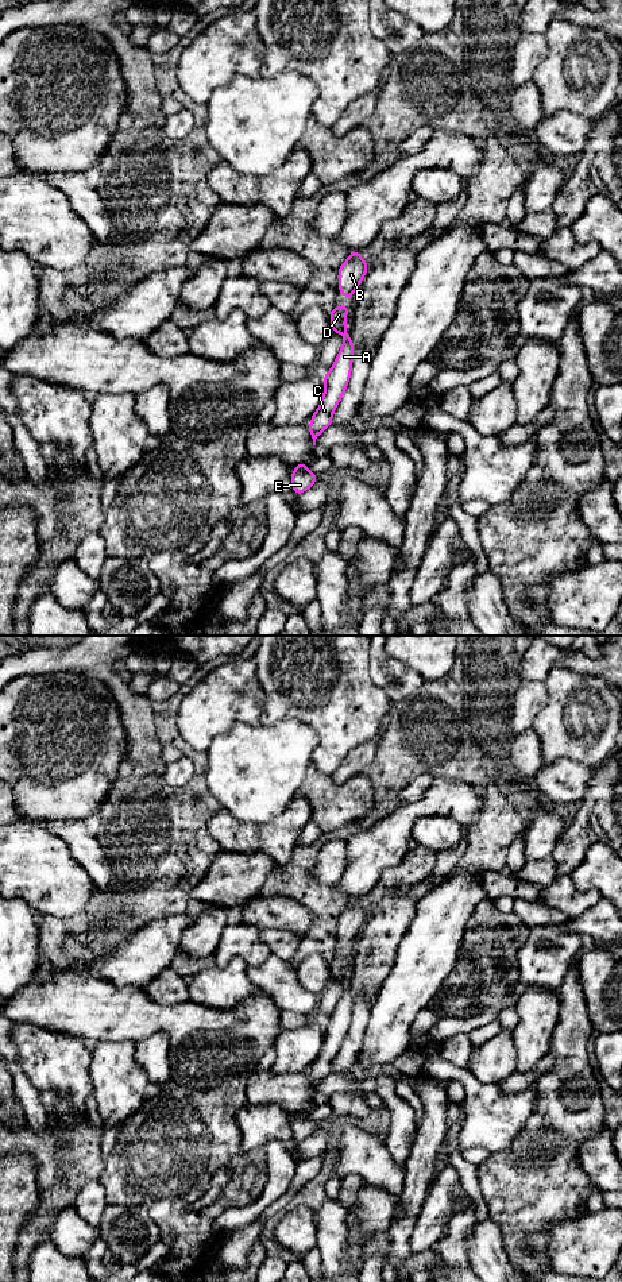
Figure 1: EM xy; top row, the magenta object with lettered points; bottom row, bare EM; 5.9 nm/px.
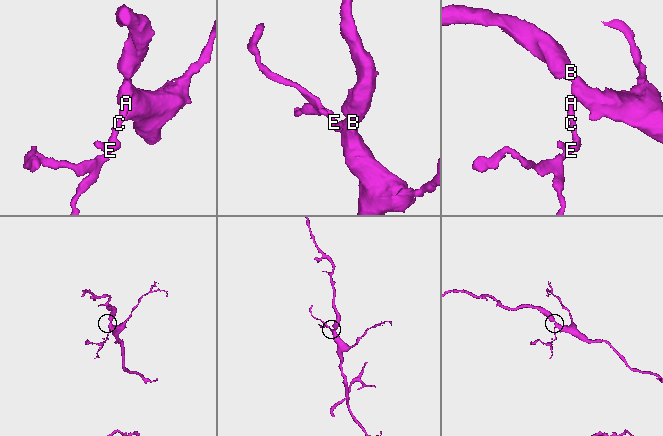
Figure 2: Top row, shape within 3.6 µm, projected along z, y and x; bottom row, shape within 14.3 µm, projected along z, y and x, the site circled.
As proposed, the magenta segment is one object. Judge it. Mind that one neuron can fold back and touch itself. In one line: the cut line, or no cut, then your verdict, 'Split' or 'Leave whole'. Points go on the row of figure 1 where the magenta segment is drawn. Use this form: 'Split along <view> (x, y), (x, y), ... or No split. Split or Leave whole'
No split. Leave whole

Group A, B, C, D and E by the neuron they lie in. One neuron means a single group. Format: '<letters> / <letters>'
A B C D E

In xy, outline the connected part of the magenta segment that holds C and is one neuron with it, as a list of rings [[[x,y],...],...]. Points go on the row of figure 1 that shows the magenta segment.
[[[335,306],[329,313],[331,328],[335,333],[344,336],[344,343],[339,351],[335,363],[329,372],[324,374],[325,390],[321,398],[321,403],[312,416],[309,432],[316,445],[318,435],[333,424],[332,413],[337,408],[351,378],[352,359],[354,359],[354,344],[351,333],[345,332],[347,312],[351,306]]]

